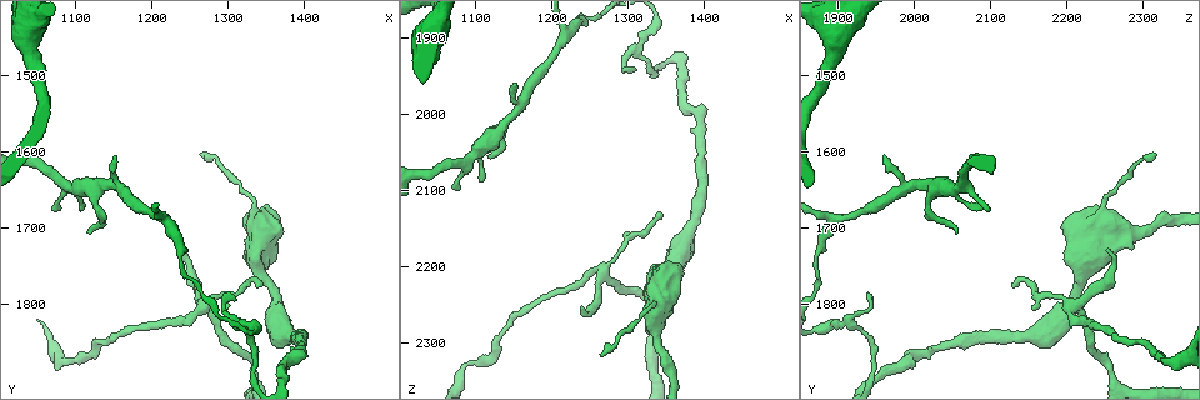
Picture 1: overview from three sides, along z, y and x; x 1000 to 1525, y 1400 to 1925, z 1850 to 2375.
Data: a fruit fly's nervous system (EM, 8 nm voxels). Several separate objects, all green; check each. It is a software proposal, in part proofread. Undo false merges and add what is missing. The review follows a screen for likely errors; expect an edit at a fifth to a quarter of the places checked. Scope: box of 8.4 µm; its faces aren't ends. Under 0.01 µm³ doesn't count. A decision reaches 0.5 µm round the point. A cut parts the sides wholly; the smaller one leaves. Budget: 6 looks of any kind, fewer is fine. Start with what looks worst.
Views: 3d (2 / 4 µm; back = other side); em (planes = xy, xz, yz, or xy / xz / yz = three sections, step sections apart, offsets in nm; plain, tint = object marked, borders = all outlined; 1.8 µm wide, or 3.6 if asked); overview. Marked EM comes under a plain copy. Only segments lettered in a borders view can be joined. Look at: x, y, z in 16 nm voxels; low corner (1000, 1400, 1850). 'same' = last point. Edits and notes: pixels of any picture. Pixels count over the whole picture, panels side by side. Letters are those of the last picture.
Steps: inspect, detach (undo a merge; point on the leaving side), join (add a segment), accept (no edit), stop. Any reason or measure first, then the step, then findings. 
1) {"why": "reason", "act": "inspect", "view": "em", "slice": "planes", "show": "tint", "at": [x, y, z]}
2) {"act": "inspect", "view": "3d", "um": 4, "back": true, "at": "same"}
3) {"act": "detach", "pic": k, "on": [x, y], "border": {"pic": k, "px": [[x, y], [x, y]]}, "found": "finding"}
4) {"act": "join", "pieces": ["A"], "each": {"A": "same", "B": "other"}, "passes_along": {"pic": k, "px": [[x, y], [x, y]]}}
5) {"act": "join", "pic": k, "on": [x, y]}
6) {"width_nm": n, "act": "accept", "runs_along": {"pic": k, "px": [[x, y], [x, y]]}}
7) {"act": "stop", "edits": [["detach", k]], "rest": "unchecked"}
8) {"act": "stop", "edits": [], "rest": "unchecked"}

{"why": "branch stops here", "act": "inspect", "view": "3d", "um": 4, "at": [1240, 1730, 2250]}

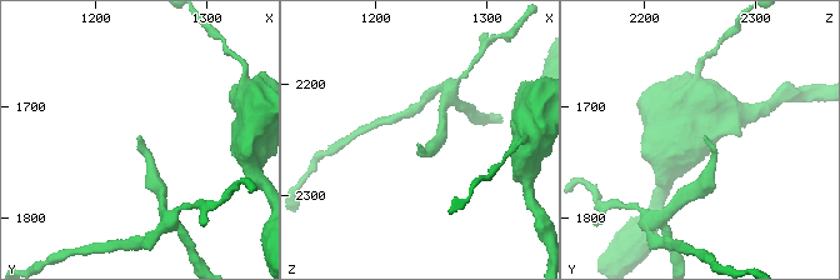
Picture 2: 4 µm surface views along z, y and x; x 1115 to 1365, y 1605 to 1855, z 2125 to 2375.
{"act": "inspect", "view": "em", "slice": "xy", "step": 16, "show": "tint", "at": [1240, 1730, 2252]}

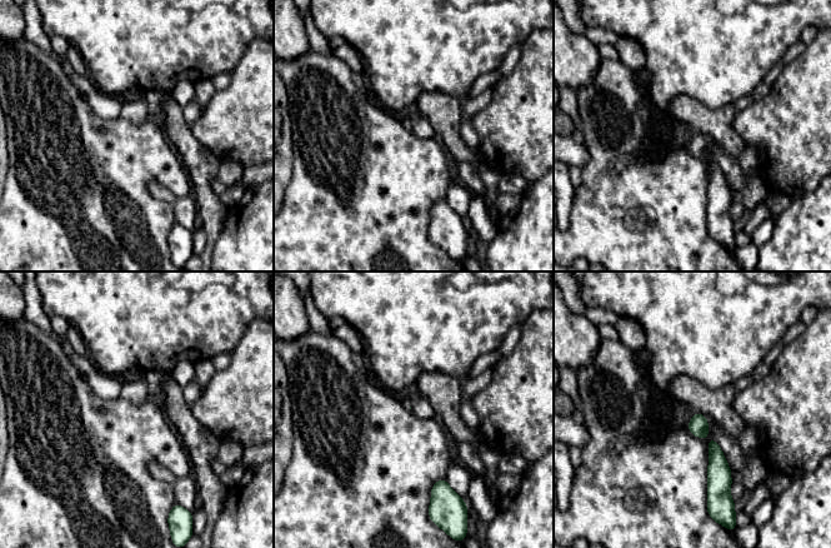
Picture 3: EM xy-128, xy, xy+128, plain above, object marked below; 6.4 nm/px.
{"act": "inspect", "view": "em", "slice": "planes", "show": "borders", "at": "same"}

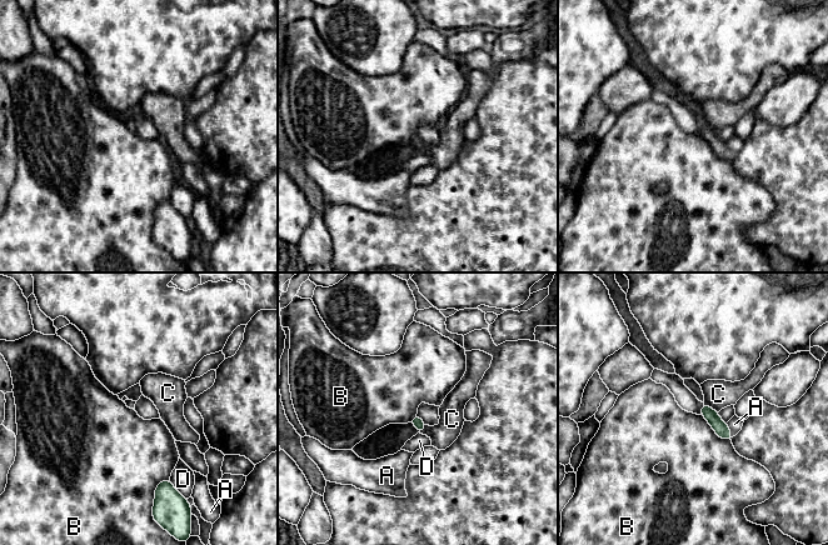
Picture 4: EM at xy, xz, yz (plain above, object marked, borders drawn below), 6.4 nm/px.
{"act": "accept", "each": {"A": "other", "B": "other", "C": "other", "D": "other"}, "border": {"pic": 4, "px": [[701, 415], [721, 438], [731, 441]]}, "found": "no lettered segment goes on from it"}

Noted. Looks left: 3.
{"act": "inspect", "view": "3d", "um": 2, "at": [1310, 1825, 1915]}

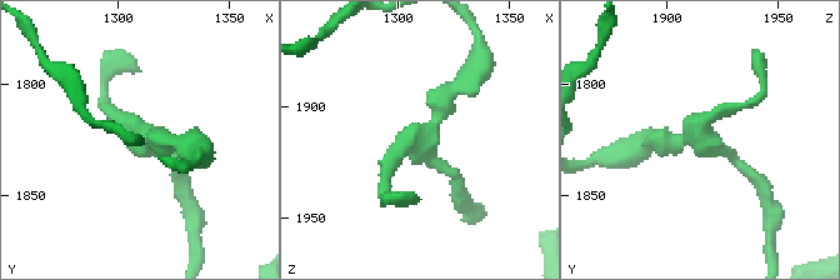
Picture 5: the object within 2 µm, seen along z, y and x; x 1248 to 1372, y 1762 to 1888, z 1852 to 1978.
{"why": "now the EM", "act": "inspect", "view": "em", "slice": "planes", "show": "borders", "at": [1310, 1824, 1918]}

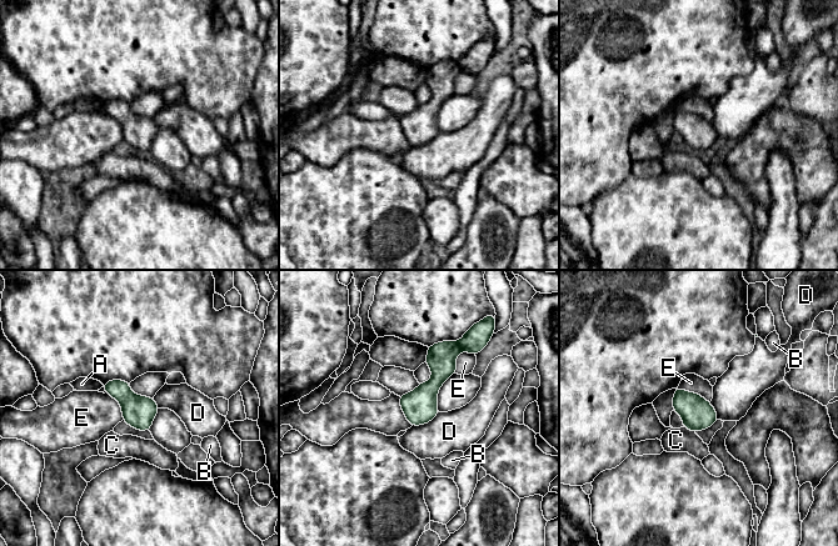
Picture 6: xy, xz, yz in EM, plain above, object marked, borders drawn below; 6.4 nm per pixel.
{"act": "detach", "pic": 6, "on": [477, 337], "each": {"A": "other", "B": "other", "C": "other", "D": "other", "E": "other"}, "found": "two neurons meet here"}

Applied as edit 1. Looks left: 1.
{"act": "stop", "edits": [["detach", 6]], "rest": "unchecked"}

